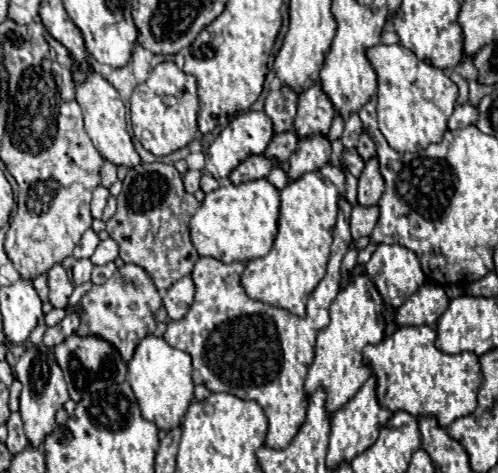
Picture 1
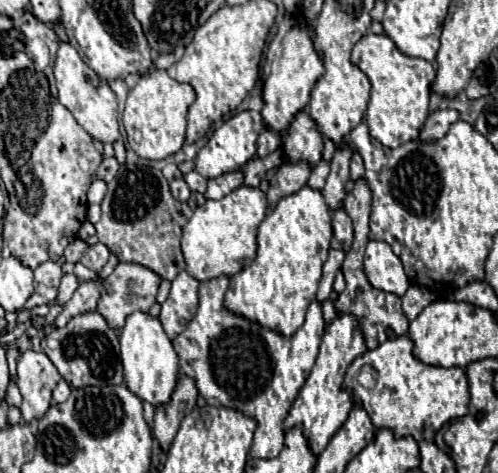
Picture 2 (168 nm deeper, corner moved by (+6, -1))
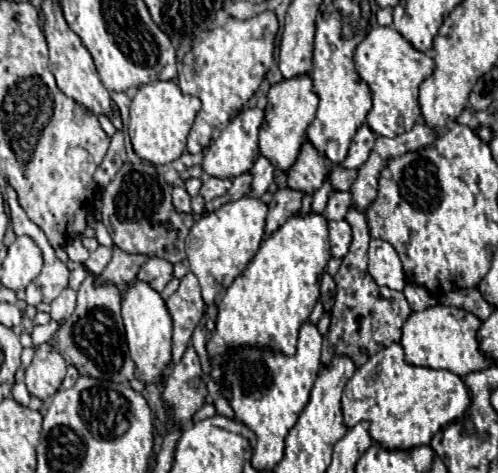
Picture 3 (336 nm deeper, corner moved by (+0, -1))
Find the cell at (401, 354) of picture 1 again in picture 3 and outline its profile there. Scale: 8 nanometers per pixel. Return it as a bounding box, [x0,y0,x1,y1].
[342,344,470,450]

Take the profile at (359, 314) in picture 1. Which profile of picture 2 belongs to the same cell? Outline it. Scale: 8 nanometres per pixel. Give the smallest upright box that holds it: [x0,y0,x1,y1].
[284,314,366,454]

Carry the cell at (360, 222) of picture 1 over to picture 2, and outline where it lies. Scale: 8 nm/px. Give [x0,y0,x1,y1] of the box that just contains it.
[332,210,354,250]

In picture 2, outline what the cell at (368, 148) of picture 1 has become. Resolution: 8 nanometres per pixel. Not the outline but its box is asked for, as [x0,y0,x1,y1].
[350,150,364,180]

